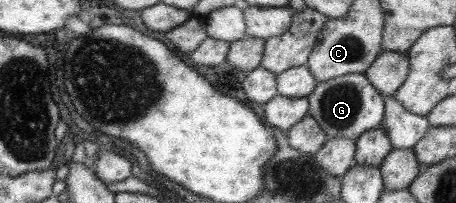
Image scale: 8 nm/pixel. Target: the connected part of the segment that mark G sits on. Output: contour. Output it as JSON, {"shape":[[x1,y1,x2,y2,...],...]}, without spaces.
{"shape":[[351,73,336,76,317,83,315,89,306,96,309,115,327,138,348,138,355,140,363,132,373,128,382,129,384,113,383,96,380,95,365,75]]}

